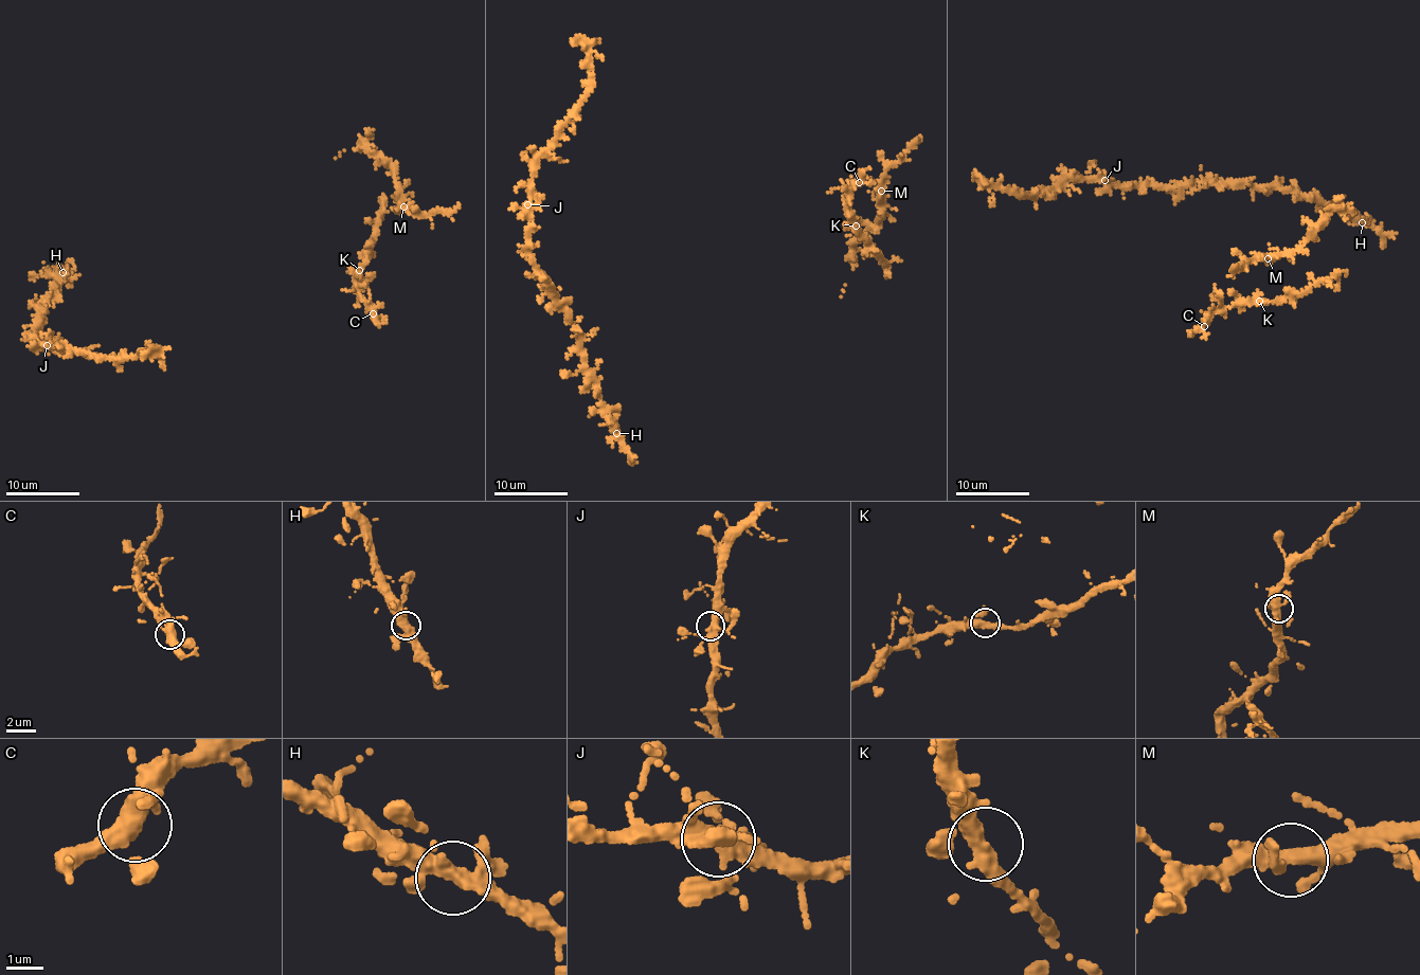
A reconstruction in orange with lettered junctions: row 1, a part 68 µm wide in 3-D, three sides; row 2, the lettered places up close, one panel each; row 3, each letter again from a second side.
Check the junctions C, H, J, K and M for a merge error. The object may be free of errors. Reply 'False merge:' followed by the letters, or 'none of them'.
False merge: none of them

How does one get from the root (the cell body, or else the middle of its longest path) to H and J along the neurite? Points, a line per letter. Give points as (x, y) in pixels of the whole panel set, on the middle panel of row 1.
H: (597, 330), (580, 344), (580, 353), (594, 381), (603, 412), (616, 433)
J: (597, 330), (586, 339), (580, 333), (571, 323), (568, 310), (533, 265), (528, 204)

